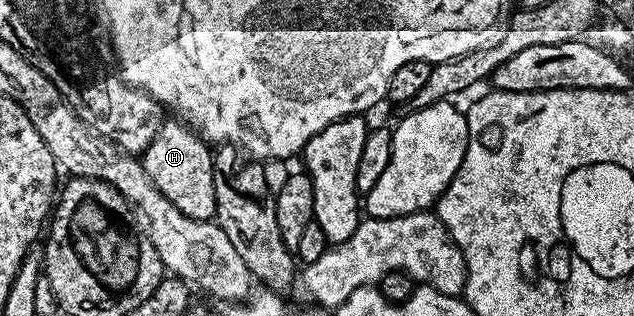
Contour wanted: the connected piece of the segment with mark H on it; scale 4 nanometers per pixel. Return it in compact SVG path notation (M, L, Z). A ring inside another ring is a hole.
M169 119L157 130L155 139L145 148L140 158L141 166L147 171L151 183L183 211L196 221L210 220L216 214L215 179L213 178L214 150L205 142L196 129L180 119Z

